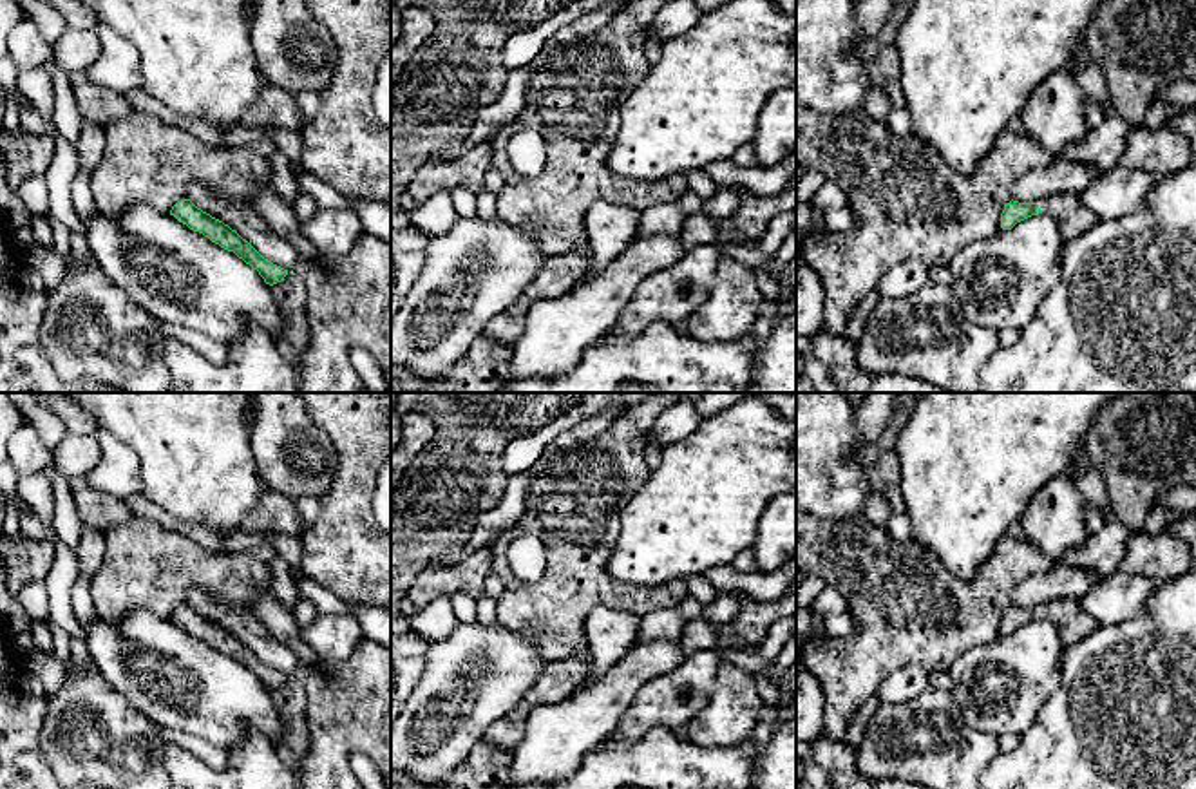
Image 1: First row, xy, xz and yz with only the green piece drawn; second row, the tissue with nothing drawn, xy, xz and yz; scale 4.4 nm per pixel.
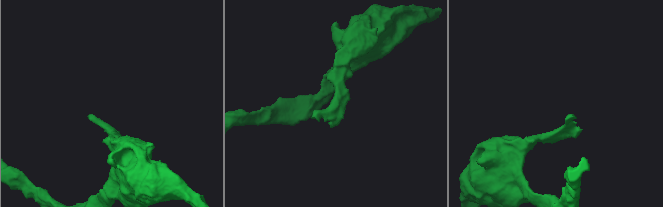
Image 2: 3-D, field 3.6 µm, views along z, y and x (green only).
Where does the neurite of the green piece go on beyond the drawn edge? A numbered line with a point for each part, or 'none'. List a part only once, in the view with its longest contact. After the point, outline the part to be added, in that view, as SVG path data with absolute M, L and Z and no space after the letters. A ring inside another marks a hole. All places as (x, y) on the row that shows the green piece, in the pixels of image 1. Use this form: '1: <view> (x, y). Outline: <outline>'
1: yz (1073, 219). Outline: M1064 192L1037 201L1042 214L1055 219L1064 242L1069 242L1087 232L1096 217L1080 204L1078 194Z

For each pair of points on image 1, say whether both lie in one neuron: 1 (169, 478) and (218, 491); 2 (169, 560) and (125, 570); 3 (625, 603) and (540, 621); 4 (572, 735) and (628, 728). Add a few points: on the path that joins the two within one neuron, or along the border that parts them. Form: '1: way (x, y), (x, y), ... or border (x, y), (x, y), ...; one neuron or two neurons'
1: way (181, 478), (205, 478); one neuron
2: way (158, 567), (136, 570); one neuron
3: way (603, 596), (567, 596), (561, 601); one neuron
4: border (635, 692), (612, 733); two neurons

